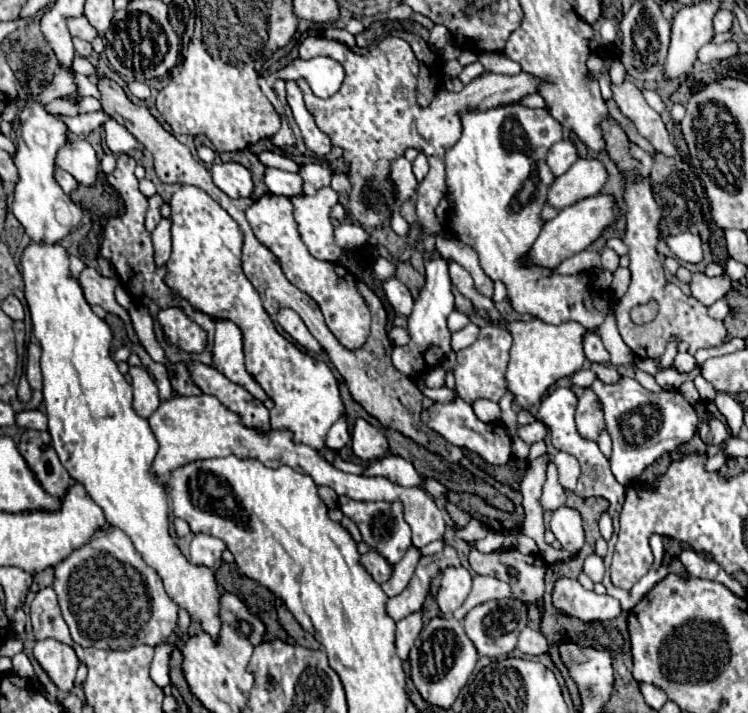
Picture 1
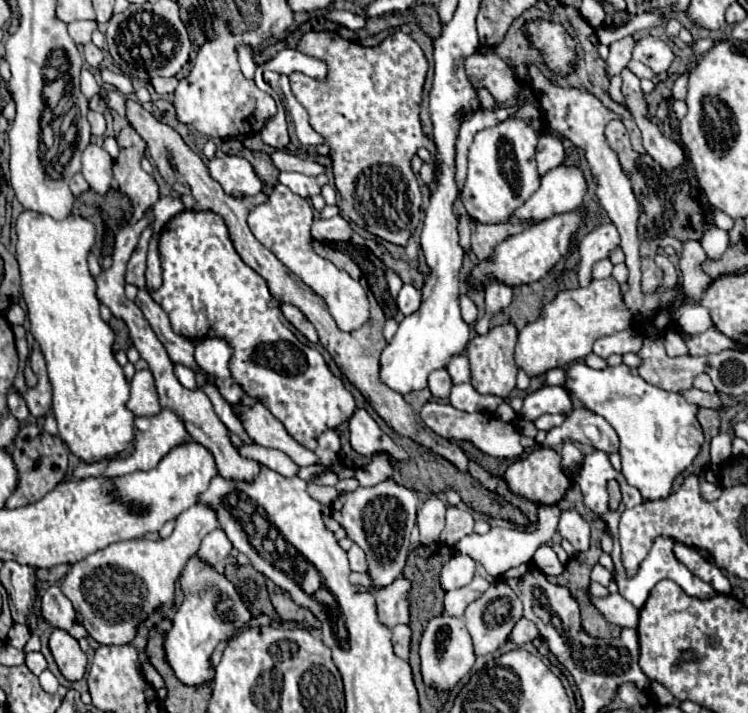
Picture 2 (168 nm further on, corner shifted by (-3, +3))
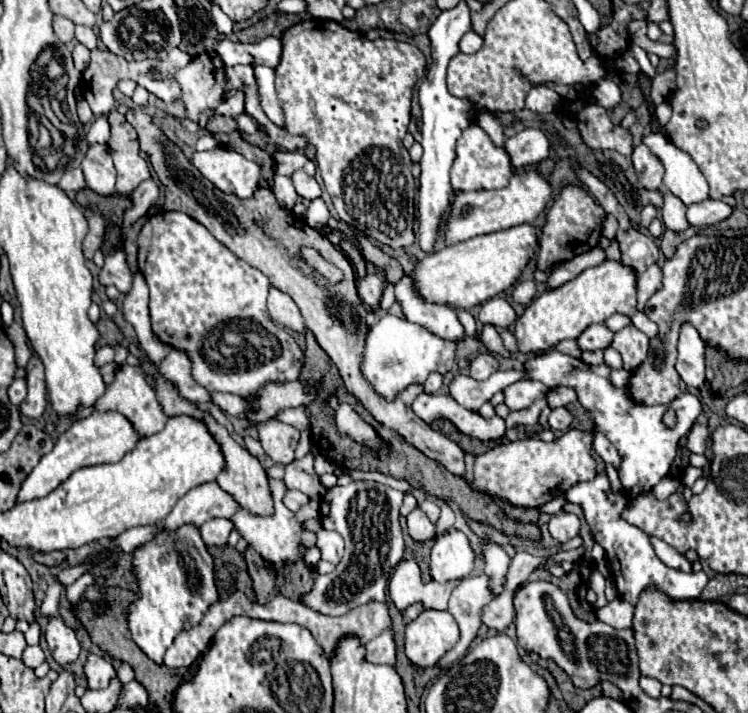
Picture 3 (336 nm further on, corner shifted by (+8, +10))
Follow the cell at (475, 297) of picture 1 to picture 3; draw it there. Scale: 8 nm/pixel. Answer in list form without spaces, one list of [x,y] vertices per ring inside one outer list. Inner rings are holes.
[[[604,260],[600,266],[584,270],[578,278],[558,288],[548,288],[544,294],[534,298],[526,312],[514,322],[512,334],[522,354],[540,354],[552,350],[566,338],[578,338],[592,322],[606,322],[606,318],[616,312],[630,316],[634,326],[648,338],[658,336],[658,326],[648,320],[644,312],[636,310],[636,276],[632,274],[632,270],[620,266],[620,262]]]

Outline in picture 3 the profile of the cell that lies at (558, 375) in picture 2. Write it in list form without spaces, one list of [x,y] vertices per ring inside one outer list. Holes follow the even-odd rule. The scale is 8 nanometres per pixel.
[[[498,370],[488,380],[472,380],[466,374],[458,374],[448,384],[450,396],[468,410],[478,410],[486,400],[490,400],[496,392],[502,392],[506,386],[524,380],[524,370]]]

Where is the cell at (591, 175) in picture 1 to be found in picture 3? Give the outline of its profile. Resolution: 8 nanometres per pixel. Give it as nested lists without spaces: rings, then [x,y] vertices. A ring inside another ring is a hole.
[[[534,168],[516,172],[510,180],[510,184],[502,190],[480,190],[480,192],[468,192],[468,194],[456,194],[452,202],[450,220],[446,226],[446,242],[458,244],[464,240],[470,240],[480,234],[490,234],[498,230],[506,230],[518,224],[530,224],[540,216],[552,196],[550,182]]]

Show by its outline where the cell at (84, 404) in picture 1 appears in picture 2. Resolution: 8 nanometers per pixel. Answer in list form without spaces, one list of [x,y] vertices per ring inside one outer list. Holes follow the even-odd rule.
[[[21,211],[17,217],[17,261],[21,269],[21,289],[27,303],[31,333],[39,343],[53,387],[53,413],[59,425],[59,437],[83,461],[101,461],[125,457],[133,451],[135,427],[133,413],[125,407],[129,399],[129,383],[125,381],[121,365],[113,357],[115,333],[99,315],[99,299],[95,295],[95,279],[87,267],[87,255],[95,243],[95,225],[81,215],[65,217],[61,221],[43,219],[39,213]]]

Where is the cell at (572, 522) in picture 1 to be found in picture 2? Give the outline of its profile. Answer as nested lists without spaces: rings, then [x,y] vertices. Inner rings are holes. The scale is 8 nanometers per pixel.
[[[569,509],[569,511],[563,511],[561,513],[559,533],[577,551],[587,551],[589,549],[589,523],[577,511]]]

